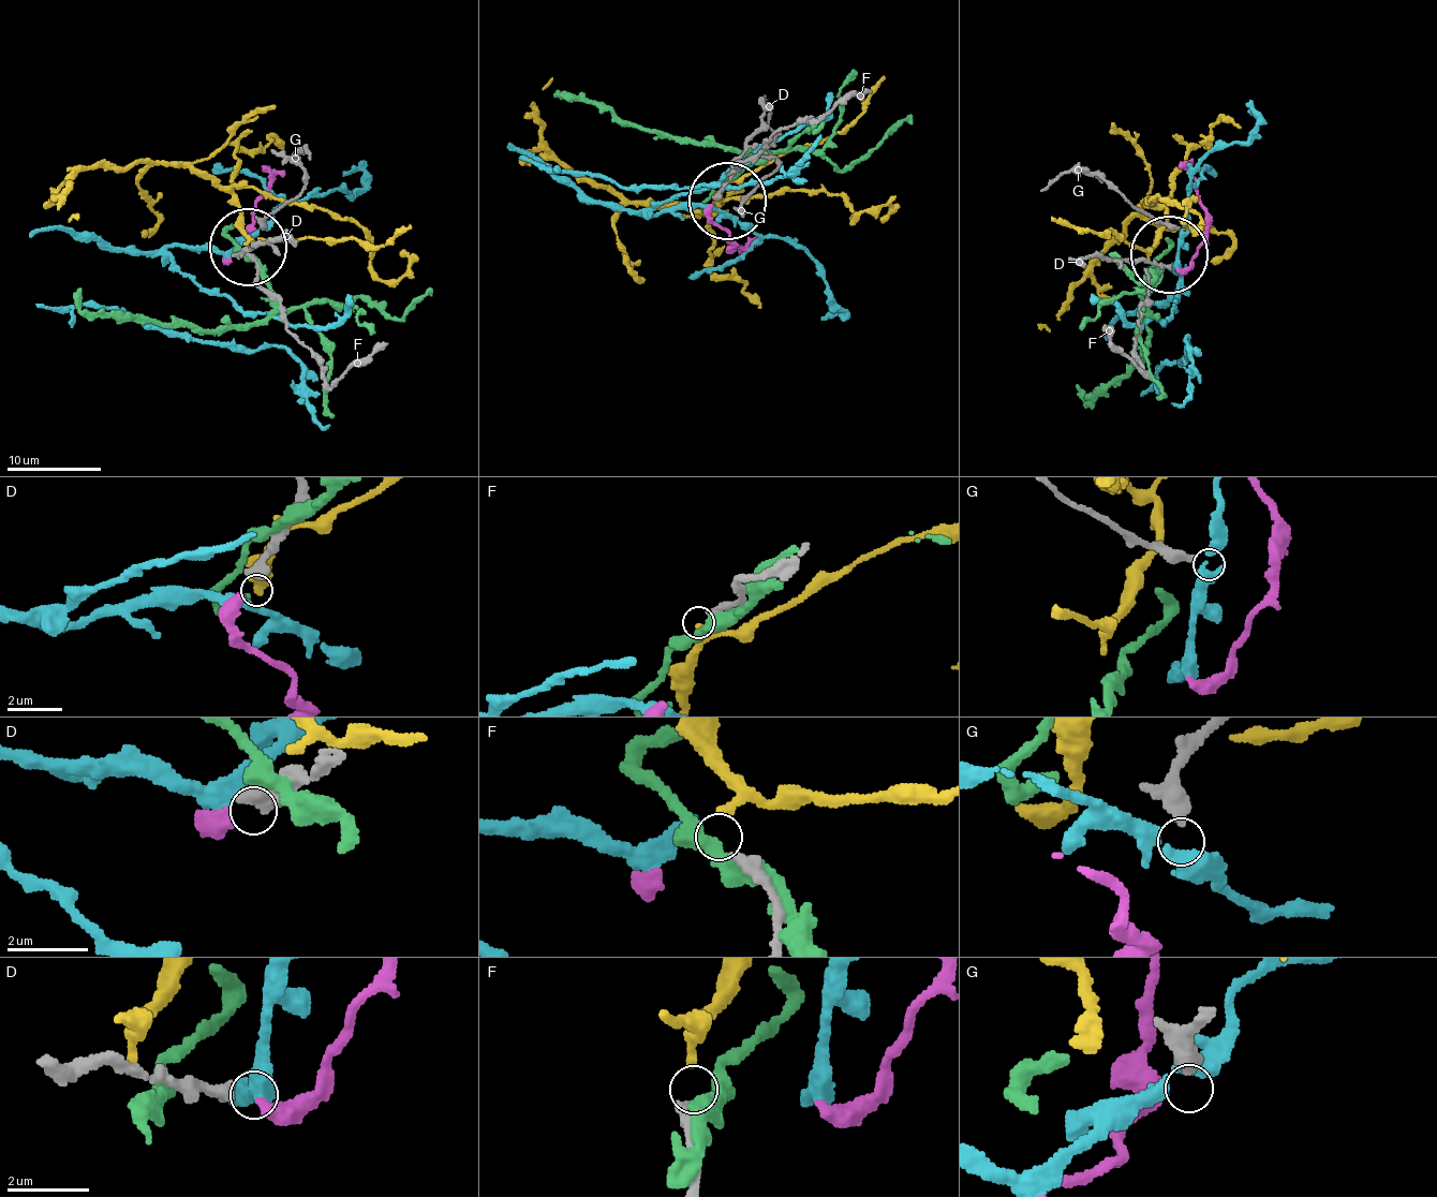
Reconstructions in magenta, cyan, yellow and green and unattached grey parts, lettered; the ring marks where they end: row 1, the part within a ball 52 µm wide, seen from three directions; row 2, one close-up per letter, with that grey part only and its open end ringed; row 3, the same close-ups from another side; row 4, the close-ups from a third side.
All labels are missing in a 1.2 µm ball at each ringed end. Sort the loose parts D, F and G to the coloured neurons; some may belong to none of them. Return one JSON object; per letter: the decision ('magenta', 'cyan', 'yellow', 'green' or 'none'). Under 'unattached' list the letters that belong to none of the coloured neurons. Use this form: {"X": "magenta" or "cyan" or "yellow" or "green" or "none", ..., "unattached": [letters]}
{"D": "magenta", "F": "yellow", "G": "none", "unattached": ["G"]}

